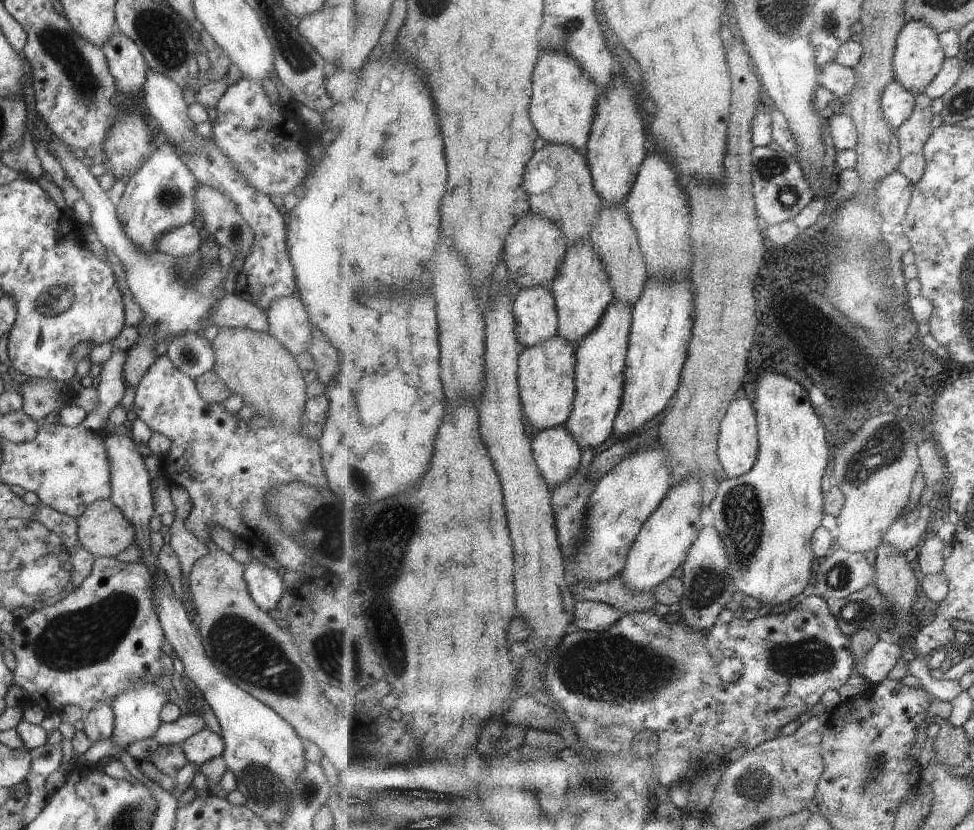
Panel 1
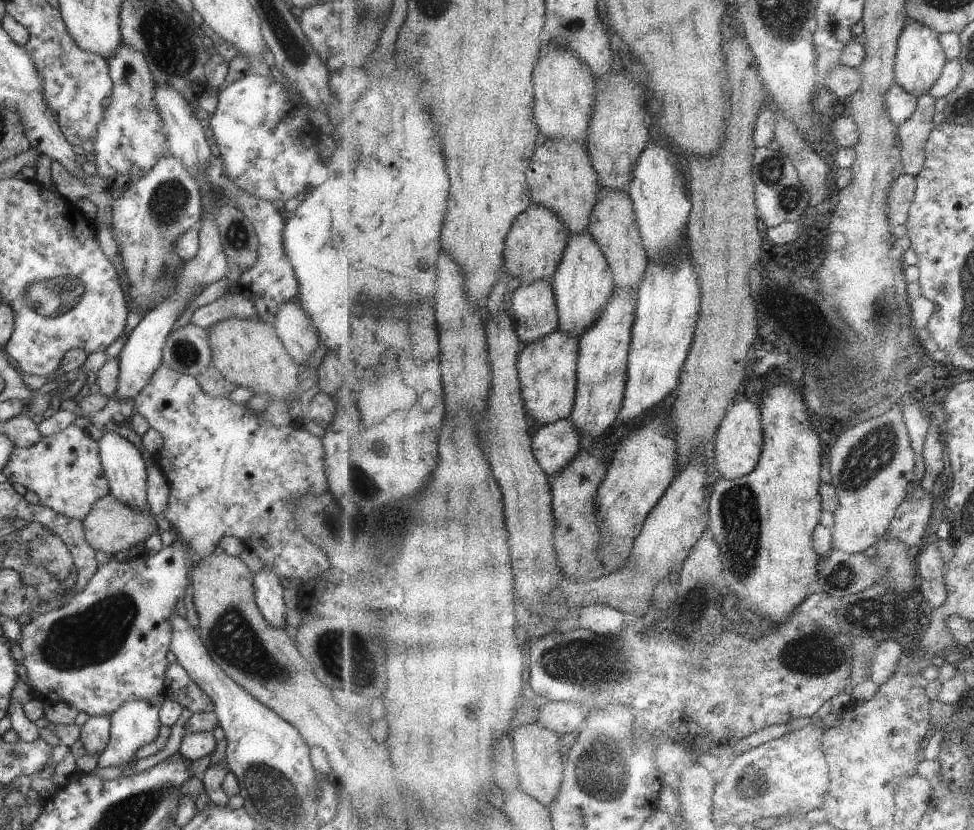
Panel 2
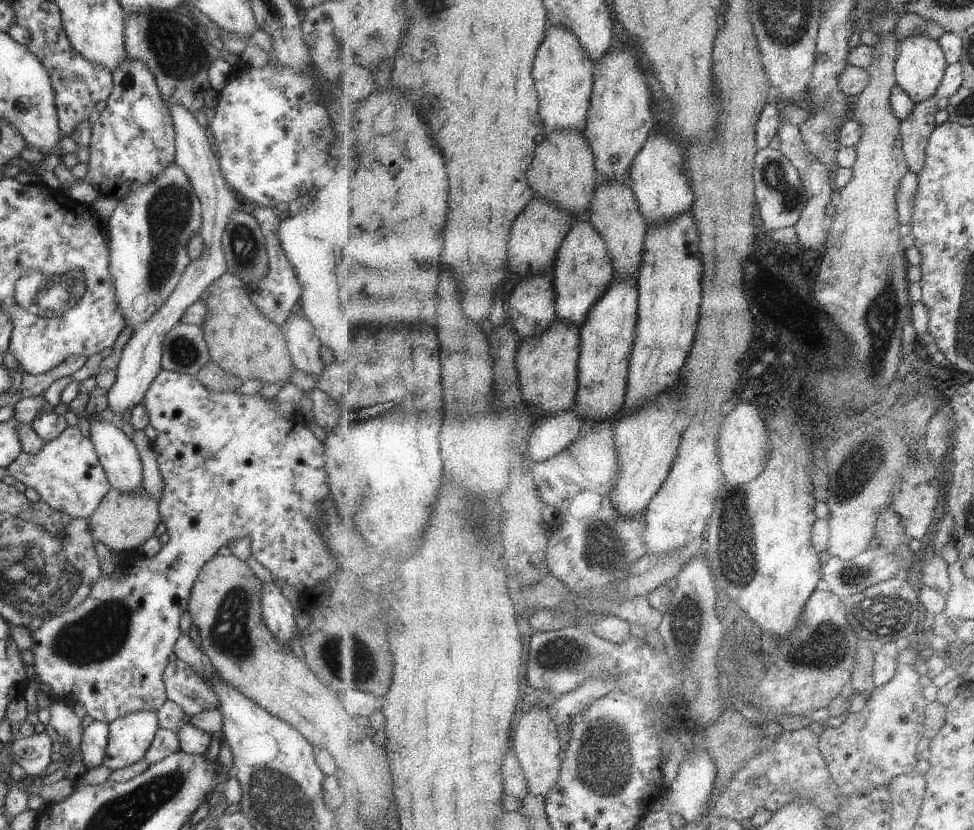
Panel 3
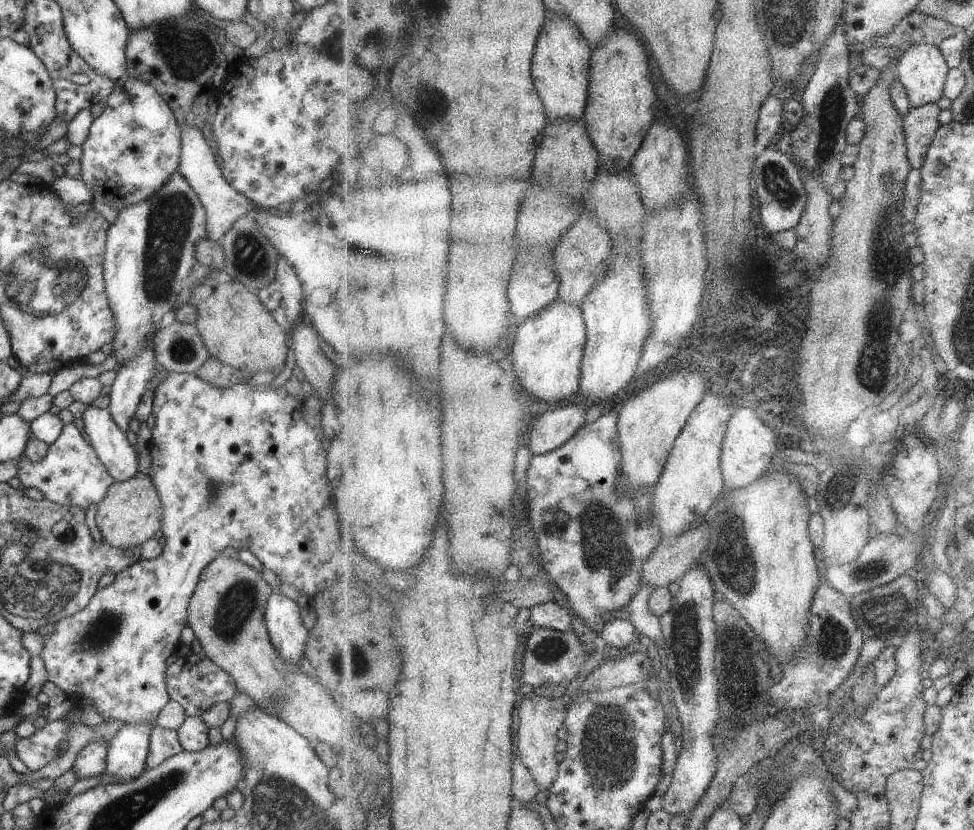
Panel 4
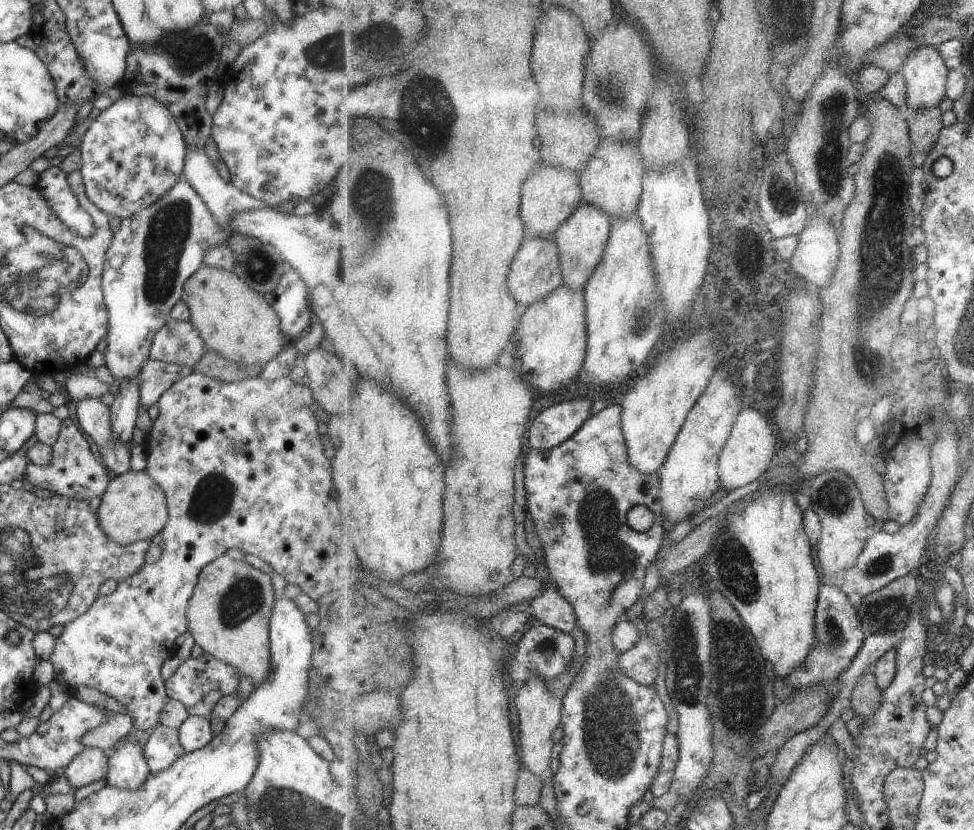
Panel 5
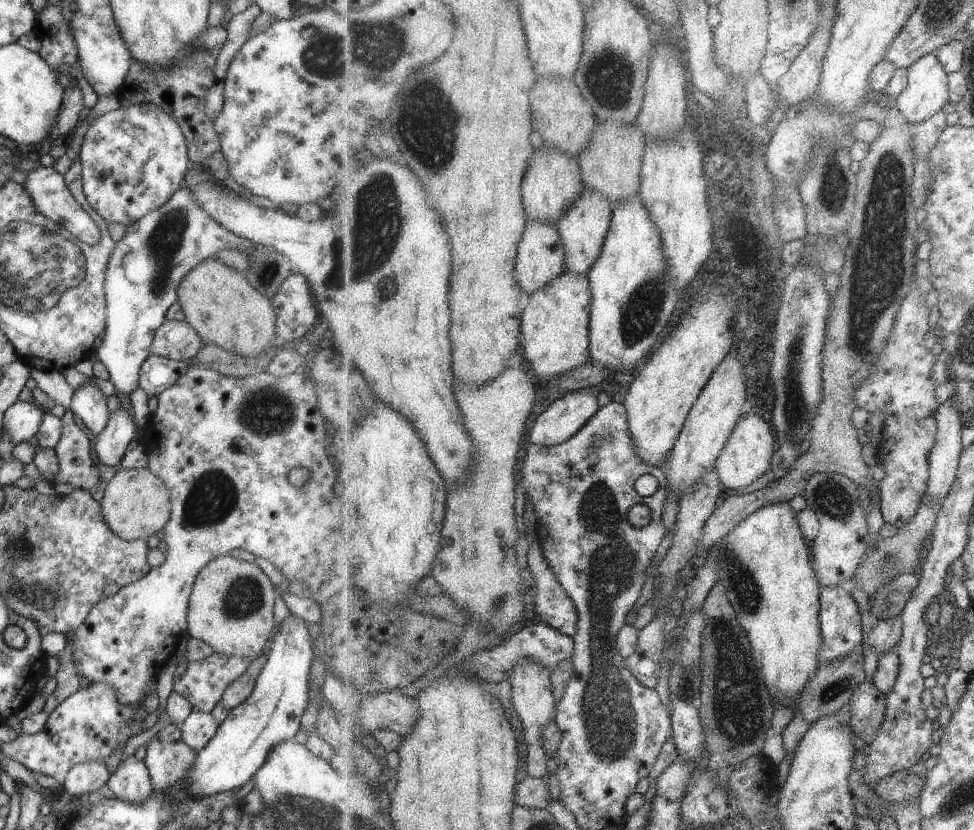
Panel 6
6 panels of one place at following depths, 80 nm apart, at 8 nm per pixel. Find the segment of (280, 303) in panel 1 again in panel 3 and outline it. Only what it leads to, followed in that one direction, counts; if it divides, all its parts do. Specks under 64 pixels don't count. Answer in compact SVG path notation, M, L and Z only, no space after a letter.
M289 312L280 327L293 369L312 374L317 379L325 360L320 360L320 340L313 332L313 326L303 315Z

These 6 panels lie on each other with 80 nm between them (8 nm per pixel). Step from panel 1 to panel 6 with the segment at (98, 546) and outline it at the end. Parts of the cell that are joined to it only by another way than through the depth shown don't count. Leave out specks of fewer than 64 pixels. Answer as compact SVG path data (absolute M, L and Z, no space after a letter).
M147 468L119 469L107 482L99 506L105 526L113 532L113 536L125 541L146 540L155 535L165 527L170 514L169 495L165 484Z

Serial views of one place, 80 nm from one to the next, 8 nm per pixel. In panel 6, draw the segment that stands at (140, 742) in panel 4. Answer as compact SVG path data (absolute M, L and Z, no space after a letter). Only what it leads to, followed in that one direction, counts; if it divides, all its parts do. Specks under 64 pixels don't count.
M133 754L117 764L104 786L115 798L129 804L143 804L152 788L143 760L137 760Z

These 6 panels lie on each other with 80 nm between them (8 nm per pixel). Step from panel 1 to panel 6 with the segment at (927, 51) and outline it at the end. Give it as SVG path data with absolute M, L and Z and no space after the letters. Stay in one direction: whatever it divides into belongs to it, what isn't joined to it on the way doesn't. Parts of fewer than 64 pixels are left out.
M934 53L923 56L907 70L908 88L893 103L909 123L925 122L951 102L949 74Z

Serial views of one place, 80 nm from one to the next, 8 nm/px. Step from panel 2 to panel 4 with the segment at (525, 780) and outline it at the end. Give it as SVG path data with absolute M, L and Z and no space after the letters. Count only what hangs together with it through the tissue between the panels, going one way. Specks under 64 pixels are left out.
M534 689L522 696L521 704L517 708L520 721L517 730L517 756L531 772L537 788L541 791L550 790L557 781L560 770L561 755L557 753L557 731L565 722L565 702L563 698L546 697L544 690Z

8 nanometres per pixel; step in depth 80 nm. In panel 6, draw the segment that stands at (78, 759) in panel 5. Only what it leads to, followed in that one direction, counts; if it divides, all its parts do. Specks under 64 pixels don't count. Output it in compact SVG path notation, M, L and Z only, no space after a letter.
M87 760L71 766L59 780L66 795L73 798L81 794L87 796L89 793L97 792L103 788L108 779L109 772L105 762Z

